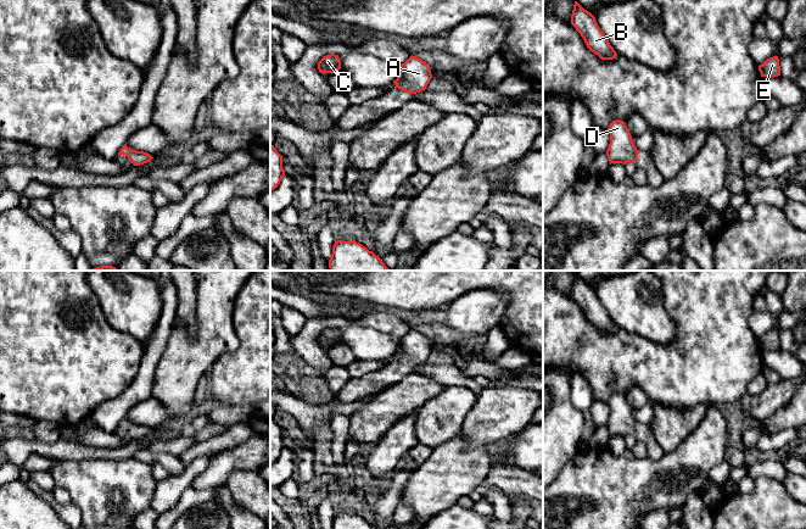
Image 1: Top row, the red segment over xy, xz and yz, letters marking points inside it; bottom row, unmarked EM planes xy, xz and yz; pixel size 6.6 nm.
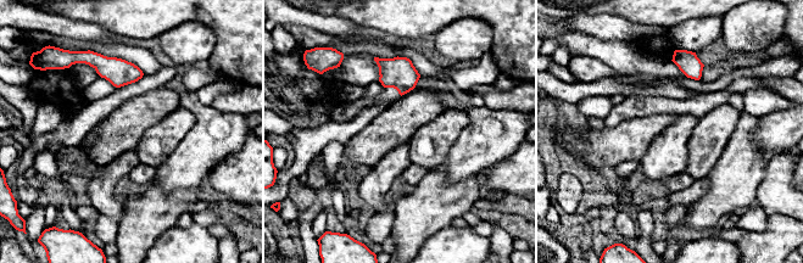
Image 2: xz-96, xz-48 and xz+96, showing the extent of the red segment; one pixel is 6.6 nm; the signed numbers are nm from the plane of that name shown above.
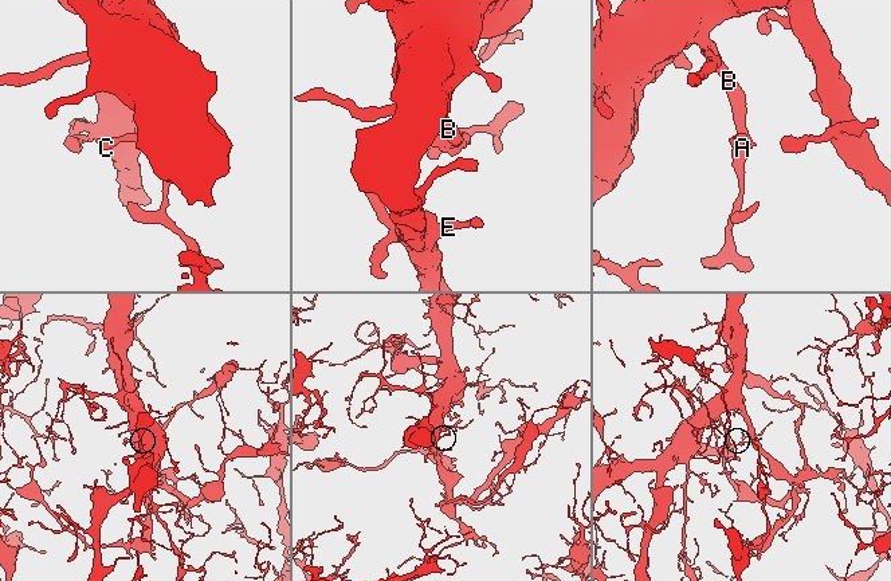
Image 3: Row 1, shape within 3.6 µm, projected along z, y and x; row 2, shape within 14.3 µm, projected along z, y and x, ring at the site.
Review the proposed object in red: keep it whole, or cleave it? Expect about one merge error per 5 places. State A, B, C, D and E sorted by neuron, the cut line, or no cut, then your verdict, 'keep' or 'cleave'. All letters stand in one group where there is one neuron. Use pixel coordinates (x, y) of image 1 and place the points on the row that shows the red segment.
A B C D E | no cut | keep

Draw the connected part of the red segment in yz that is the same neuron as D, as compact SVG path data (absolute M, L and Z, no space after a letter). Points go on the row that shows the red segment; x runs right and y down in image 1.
M620 119L612 121L608 130L610 134L610 144L606 150L606 156L610 165L626 165L627 162L634 163L638 158L639 151L632 140L632 135L626 126L626 122Z

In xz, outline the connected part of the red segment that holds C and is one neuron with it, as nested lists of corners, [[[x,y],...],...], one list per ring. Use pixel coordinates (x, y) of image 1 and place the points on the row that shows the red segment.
[[[330,54],[324,56],[319,62],[318,62],[318,69],[320,73],[334,73],[338,69],[341,69],[341,61],[338,55]]]

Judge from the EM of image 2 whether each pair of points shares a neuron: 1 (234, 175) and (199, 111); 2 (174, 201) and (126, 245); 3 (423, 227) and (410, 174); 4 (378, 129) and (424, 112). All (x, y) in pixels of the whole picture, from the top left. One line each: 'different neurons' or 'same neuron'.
1: different neurons
2: same neuron
3: different neurons
4: same neuron

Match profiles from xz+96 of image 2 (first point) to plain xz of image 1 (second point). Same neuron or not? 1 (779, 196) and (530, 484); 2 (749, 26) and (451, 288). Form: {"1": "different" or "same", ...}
{"1": "same", "2": "different"}

